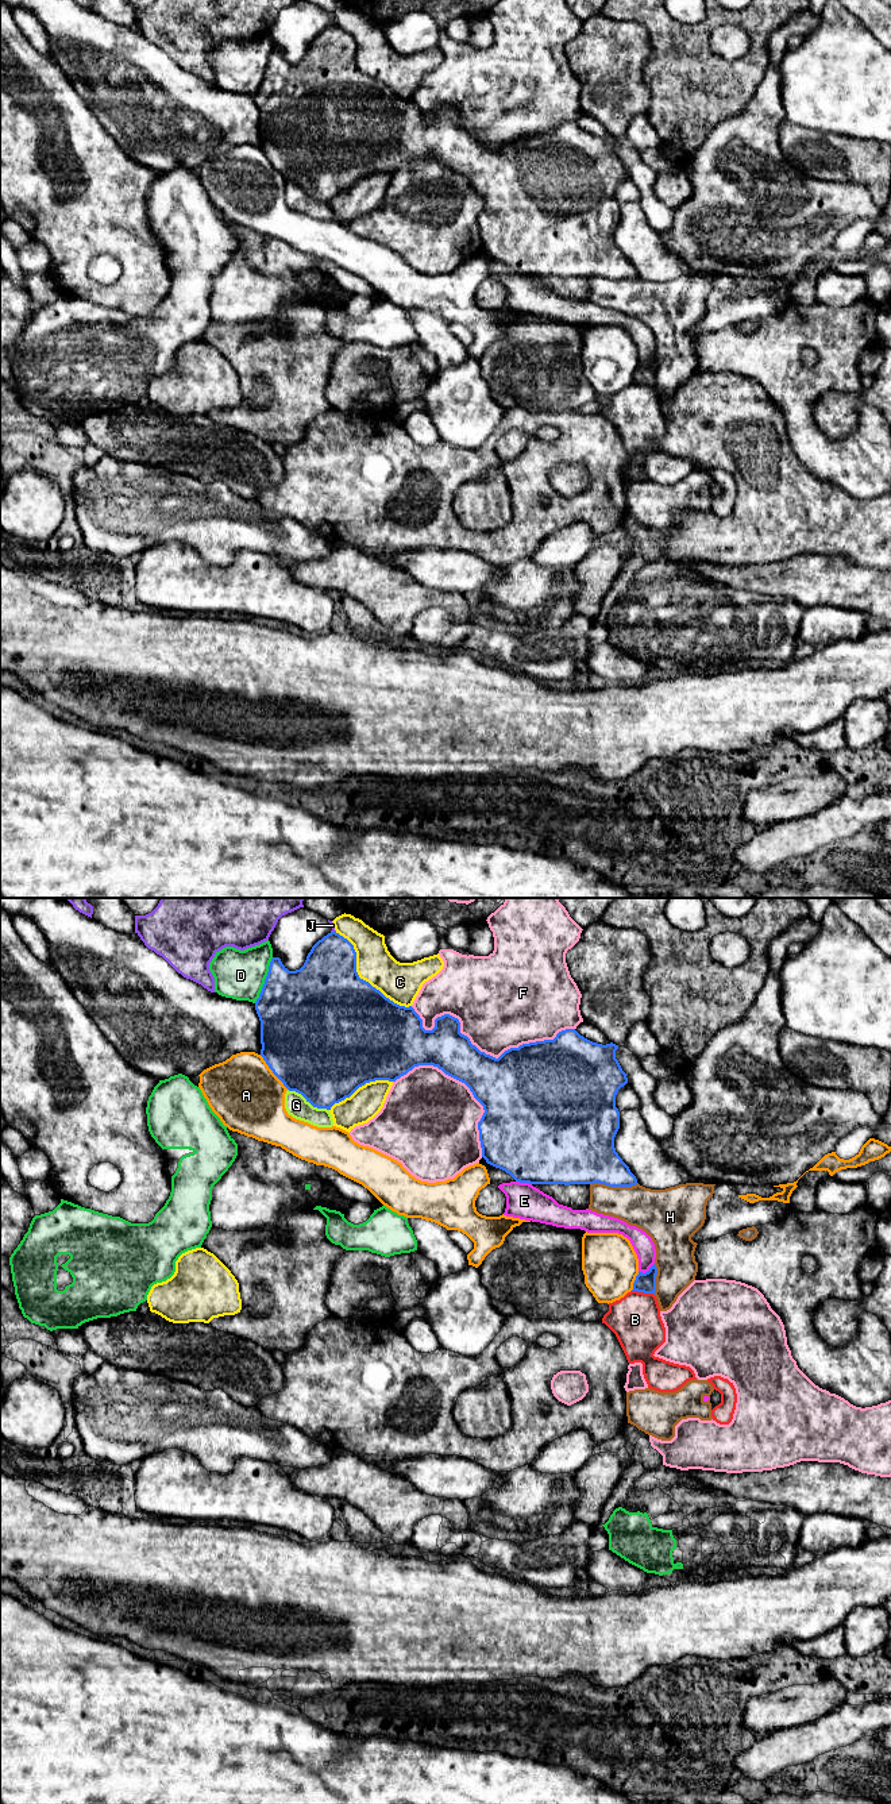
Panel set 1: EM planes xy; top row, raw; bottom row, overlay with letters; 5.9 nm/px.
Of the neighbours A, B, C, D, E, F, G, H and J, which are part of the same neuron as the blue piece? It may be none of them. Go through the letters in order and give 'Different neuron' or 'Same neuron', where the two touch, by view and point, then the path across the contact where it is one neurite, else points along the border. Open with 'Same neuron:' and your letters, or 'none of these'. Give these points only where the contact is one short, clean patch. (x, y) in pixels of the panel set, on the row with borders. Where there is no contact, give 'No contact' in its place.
Same neuron: none of these
A: Different neuron. Touches blue at xy (273, 1072)
B: Different neuron. Touches blue at xy (643, 1291). Boundary: xy (632, 1290), (654, 1295)
C: Different neuron. Touches blue at xy (359, 978)
D: Different neuron. Touches blue at xy (265, 980)
E: Different neuron. Touches blue at xy (648, 1271)
F: Different neuron. Touches blue at xy (479, 1051)
G: Different neuron. Touches blue at xy (308, 1101)
H: Different neuron. Touches blue at xy (614, 1186)
J: Different neuron. Touches blue at xy (334, 932)

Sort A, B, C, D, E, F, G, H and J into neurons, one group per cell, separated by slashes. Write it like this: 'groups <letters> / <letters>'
groups A / B / C / D G / E / F / H / J

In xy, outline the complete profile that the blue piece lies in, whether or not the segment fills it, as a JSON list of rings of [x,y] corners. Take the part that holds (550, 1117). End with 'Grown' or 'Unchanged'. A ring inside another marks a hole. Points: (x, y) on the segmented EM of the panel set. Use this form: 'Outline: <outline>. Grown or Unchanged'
Outline: [[[336,932],[328,933],[312,947],[300,970],[289,971],[279,957],[273,957],[255,1010],[261,1021],[261,1056],[289,1091],[301,1094],[313,1107],[331,1110],[366,1083],[396,1082],[414,1067],[433,1065],[464,1083],[483,1106],[485,1113],[478,1122],[482,1157],[516,1182],[564,1186],[599,1183],[609,1187],[639,1184],[614,1148],[620,1129],[616,1095],[628,1083],[628,1078],[616,1059],[618,1045],[613,1042],[597,1044],[575,1029],[566,1029],[554,1040],[522,1044],[495,1059],[481,1052],[460,1033],[458,1018],[444,1014],[435,1019],[432,1030],[425,1030],[412,1006],[394,1003],[360,979],[354,945]]]. Unchanged

